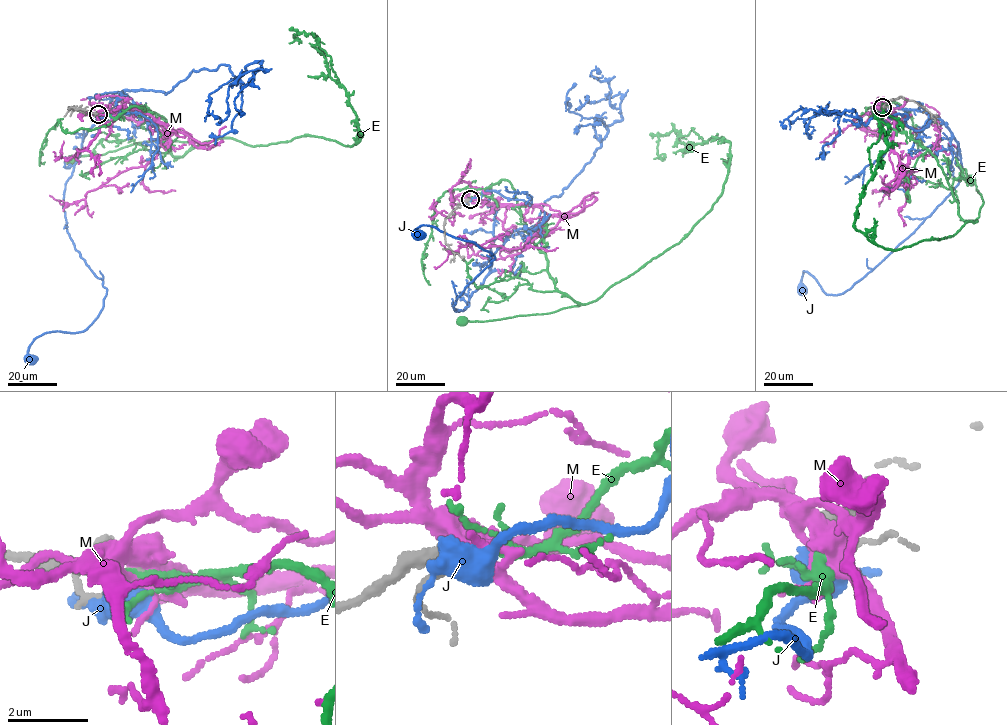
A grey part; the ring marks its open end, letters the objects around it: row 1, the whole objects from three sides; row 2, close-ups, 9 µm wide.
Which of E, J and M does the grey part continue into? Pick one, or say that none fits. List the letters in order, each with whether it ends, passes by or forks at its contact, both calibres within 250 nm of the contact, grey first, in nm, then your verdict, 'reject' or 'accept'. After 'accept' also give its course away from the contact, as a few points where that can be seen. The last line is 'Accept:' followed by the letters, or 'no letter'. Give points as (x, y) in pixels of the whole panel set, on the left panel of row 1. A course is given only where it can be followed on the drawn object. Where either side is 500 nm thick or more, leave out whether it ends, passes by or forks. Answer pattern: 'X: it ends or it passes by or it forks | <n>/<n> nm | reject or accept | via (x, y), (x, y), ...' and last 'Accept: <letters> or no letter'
E: it forks | 240/180 nm | accept | via (98, 114), (117, 117), (138, 106), (165, 119), (173, 156), (184, 154), (192, 144), (155, 140), (72, 160)
J: 260/600 nm | reject
M: 240/500 nm | reject
Accept: E

